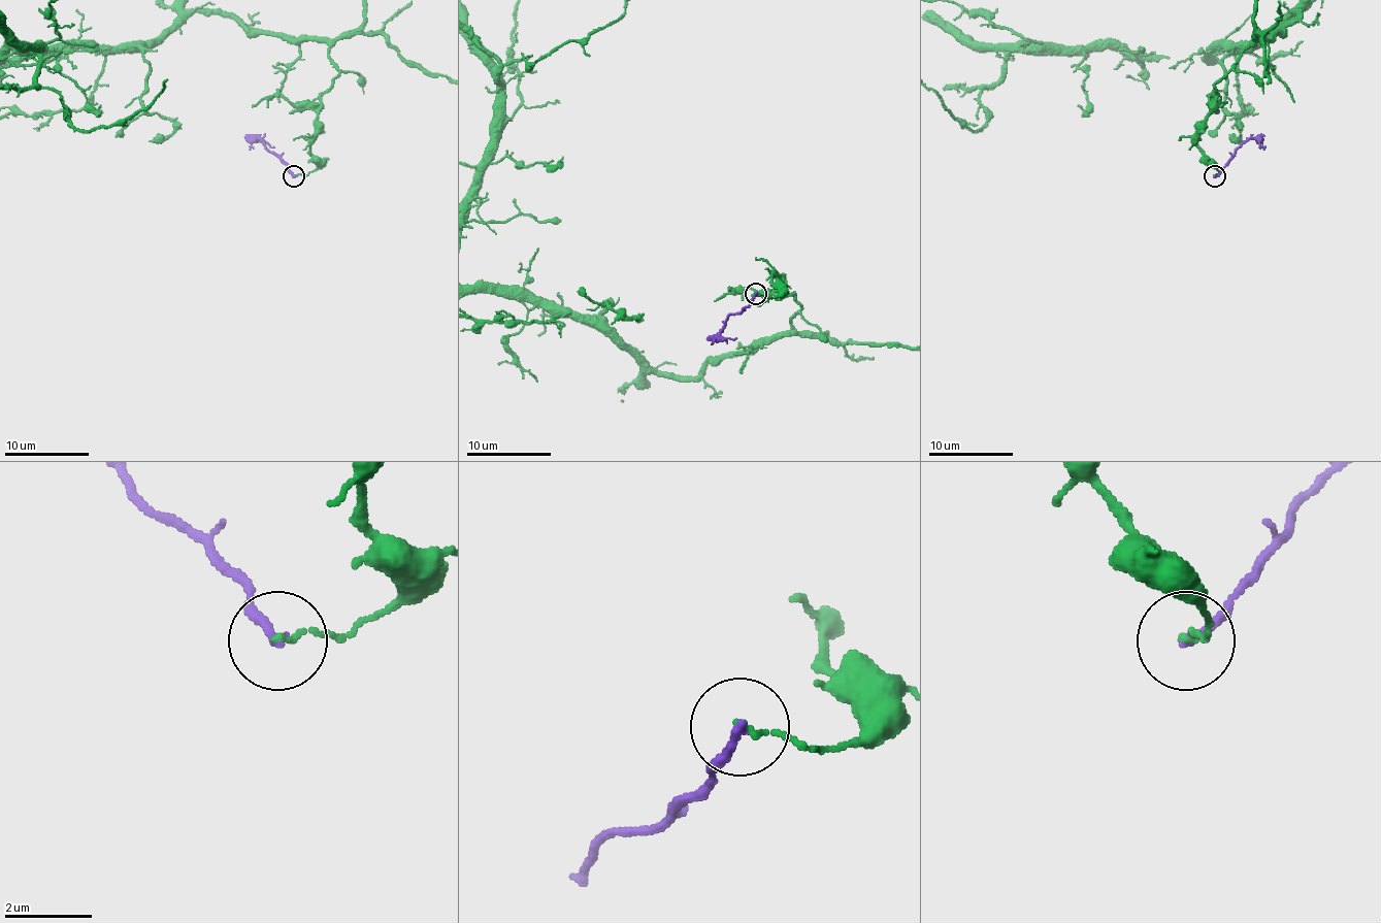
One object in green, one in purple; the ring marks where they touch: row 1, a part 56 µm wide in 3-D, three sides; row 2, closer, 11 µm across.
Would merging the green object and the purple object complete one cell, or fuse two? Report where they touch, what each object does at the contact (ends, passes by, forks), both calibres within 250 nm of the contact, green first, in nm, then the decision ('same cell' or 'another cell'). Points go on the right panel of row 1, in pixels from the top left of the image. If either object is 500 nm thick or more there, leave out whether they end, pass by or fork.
at (1214, 175); green ends there; purple ends there; 120 nm thick on the green side, 200 nm on the other; another cell

